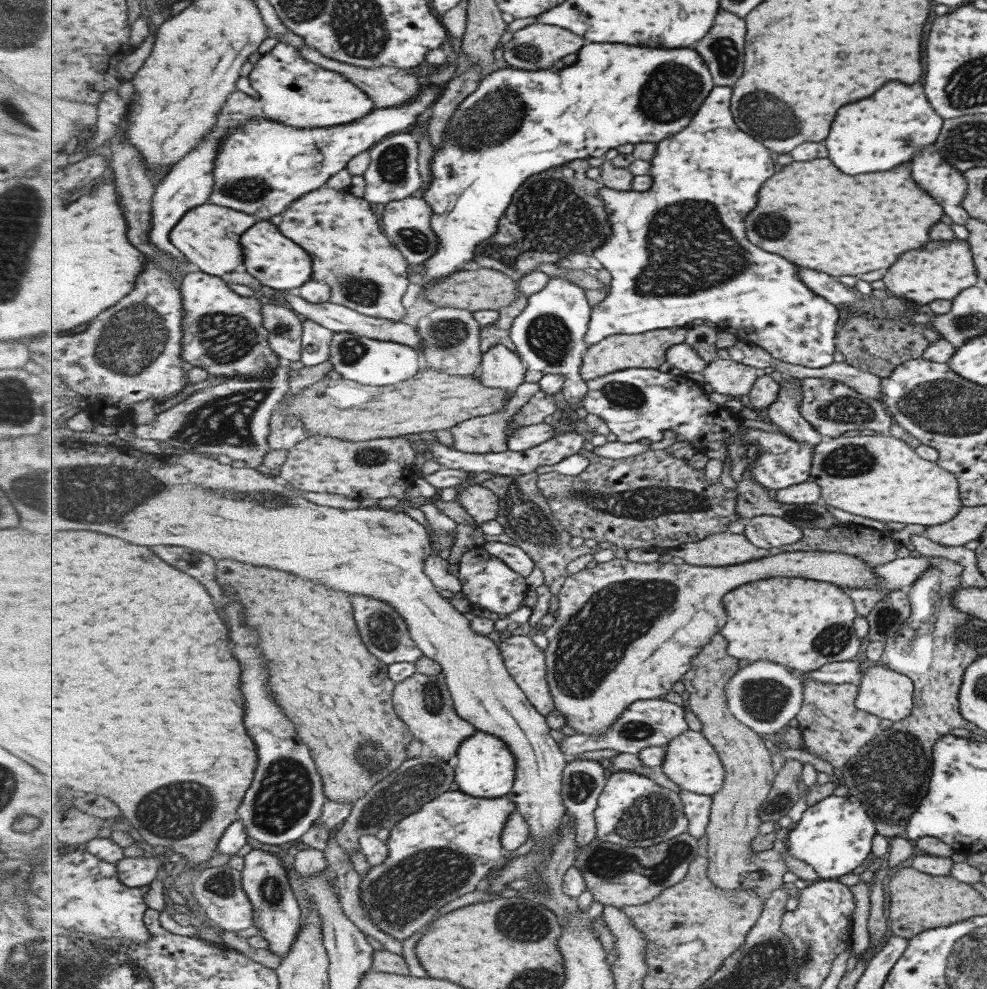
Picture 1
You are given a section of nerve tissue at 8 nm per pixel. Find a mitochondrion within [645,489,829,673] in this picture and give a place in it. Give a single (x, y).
(806, 515)

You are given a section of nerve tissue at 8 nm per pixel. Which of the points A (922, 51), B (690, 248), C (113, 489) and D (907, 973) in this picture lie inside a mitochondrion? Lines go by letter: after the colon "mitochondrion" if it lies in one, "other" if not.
A: other
B: mitochondrion
C: mitochondrion
D: other

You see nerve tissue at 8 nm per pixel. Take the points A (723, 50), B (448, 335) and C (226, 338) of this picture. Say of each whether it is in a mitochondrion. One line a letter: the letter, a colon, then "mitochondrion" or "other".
A: mitochondrion
B: mitochondrion
C: mitochondrion

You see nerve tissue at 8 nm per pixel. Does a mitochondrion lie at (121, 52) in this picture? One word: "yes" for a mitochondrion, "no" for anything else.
no

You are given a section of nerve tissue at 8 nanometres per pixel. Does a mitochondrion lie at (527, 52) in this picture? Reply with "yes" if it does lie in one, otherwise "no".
yes

